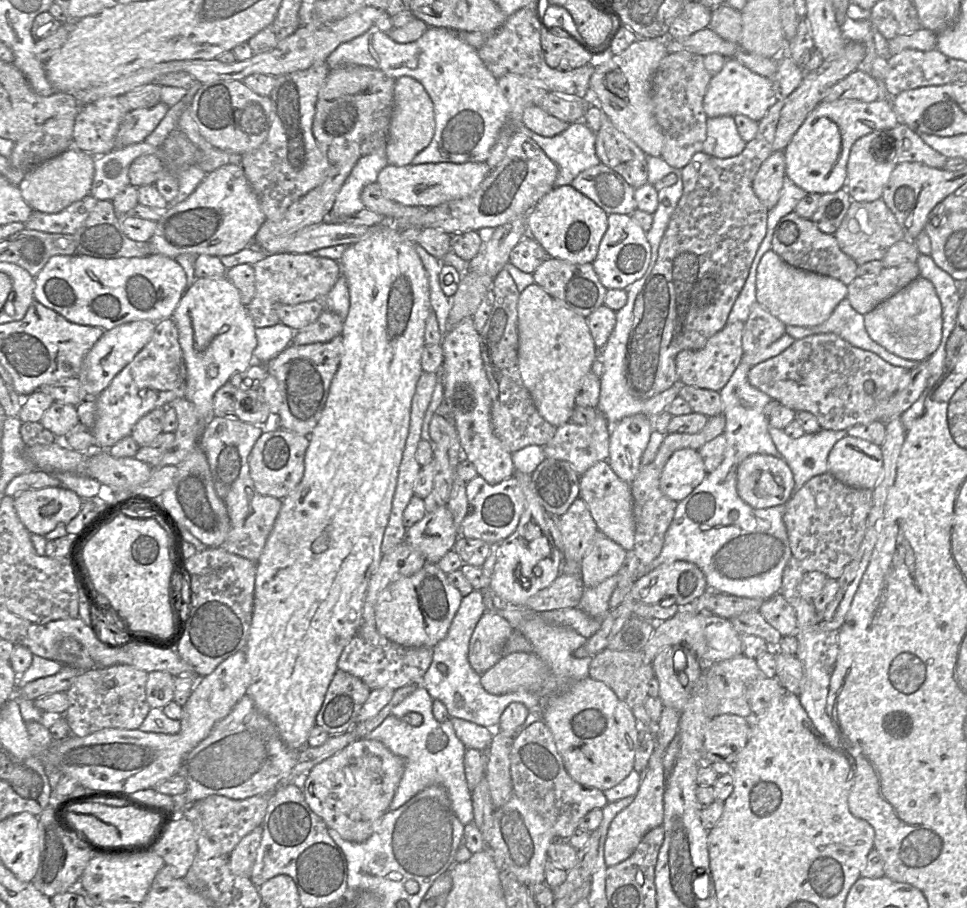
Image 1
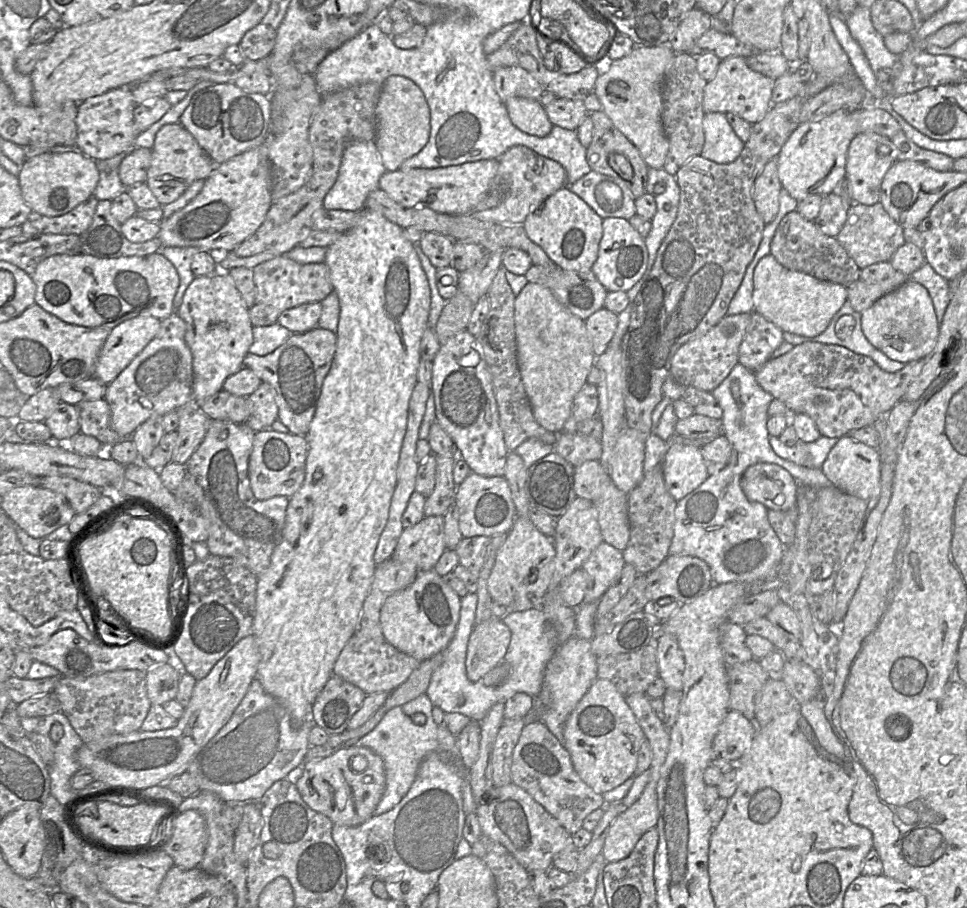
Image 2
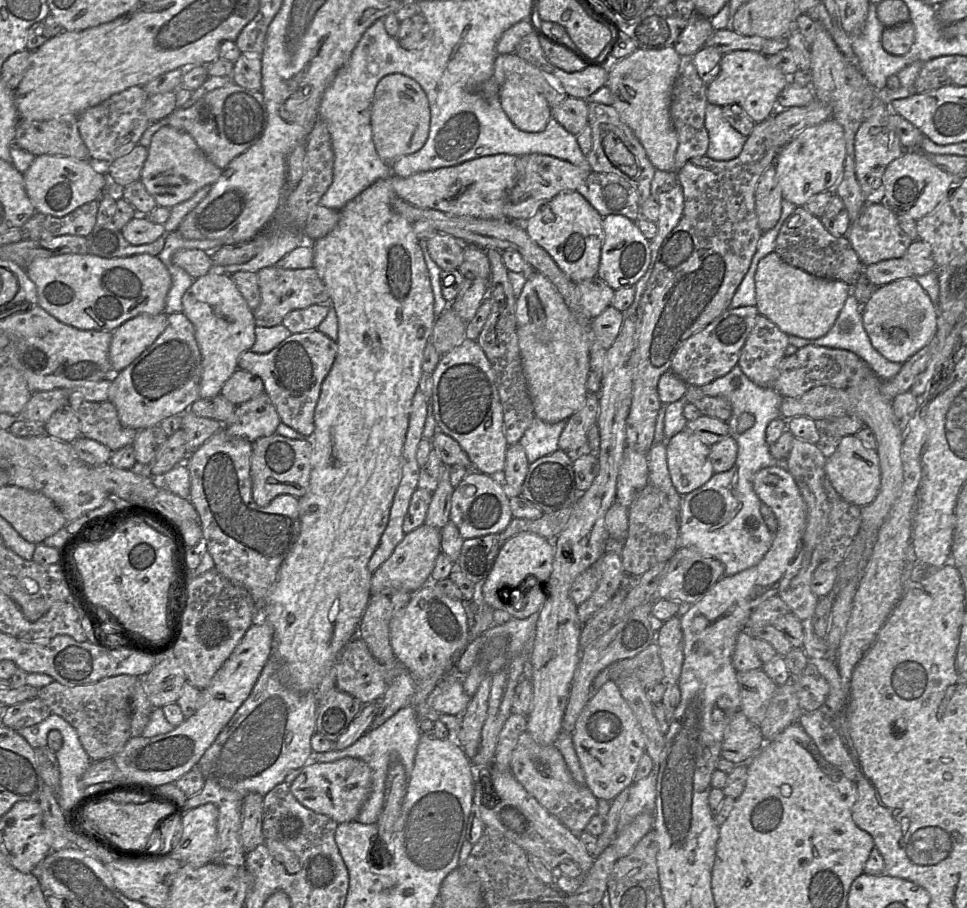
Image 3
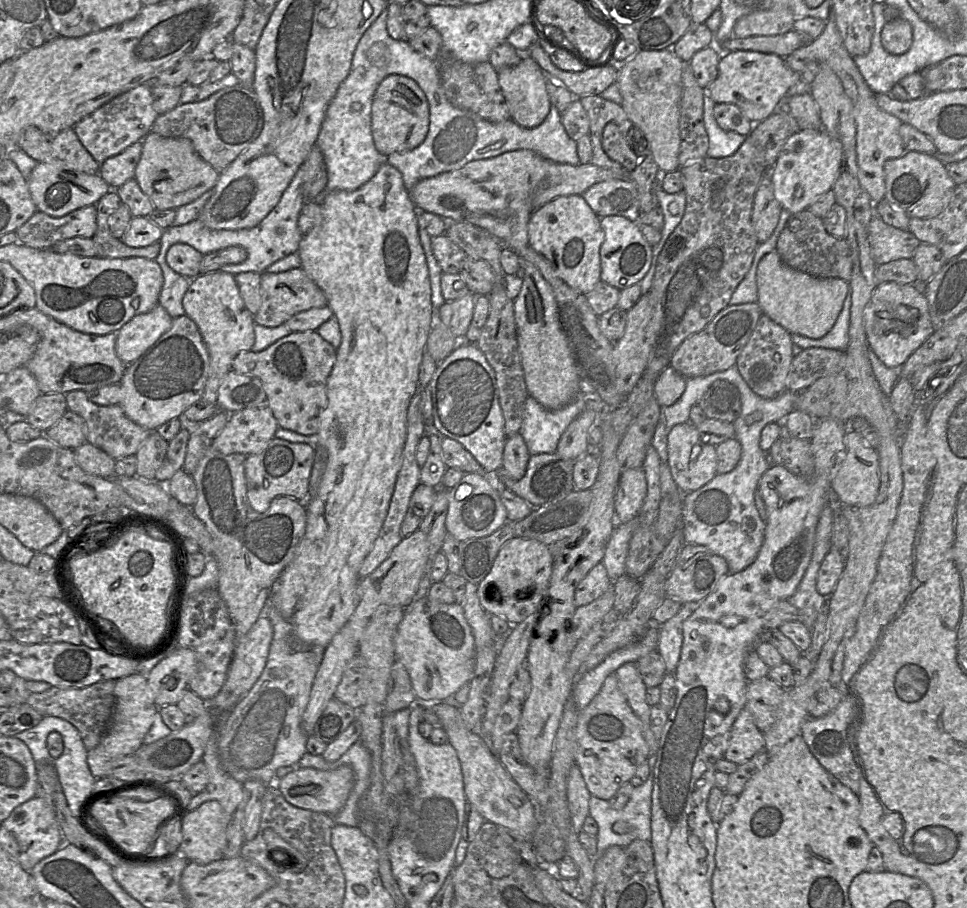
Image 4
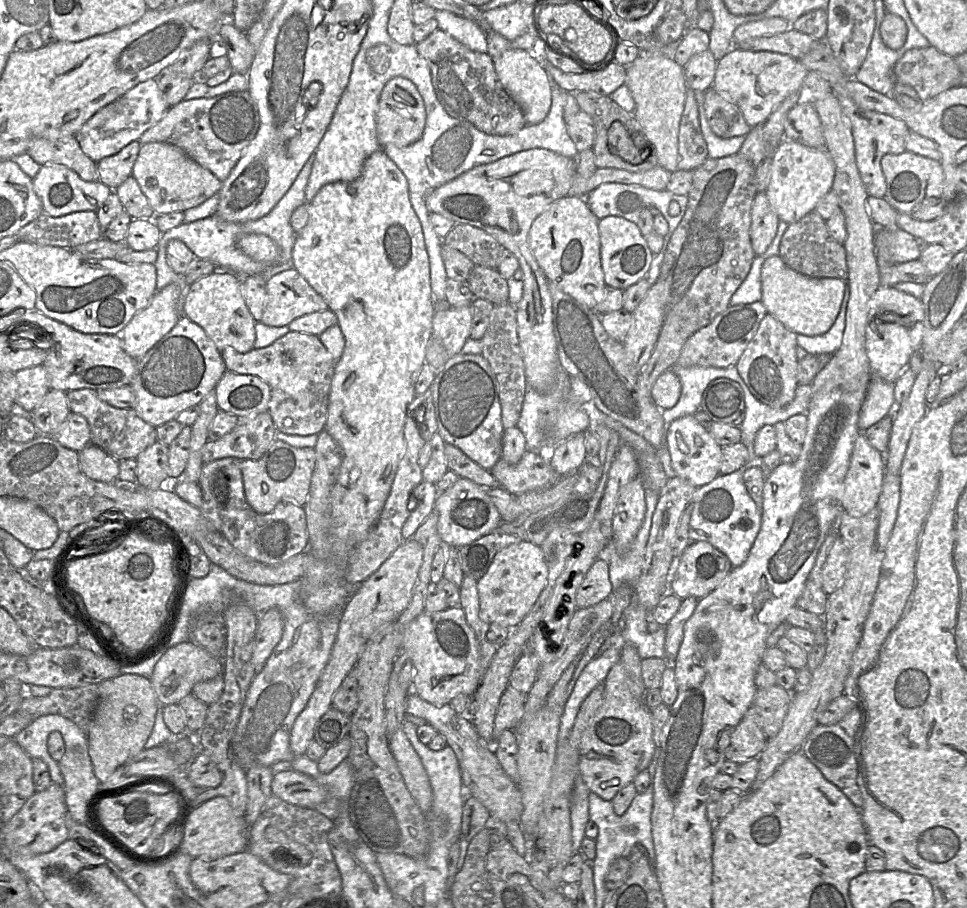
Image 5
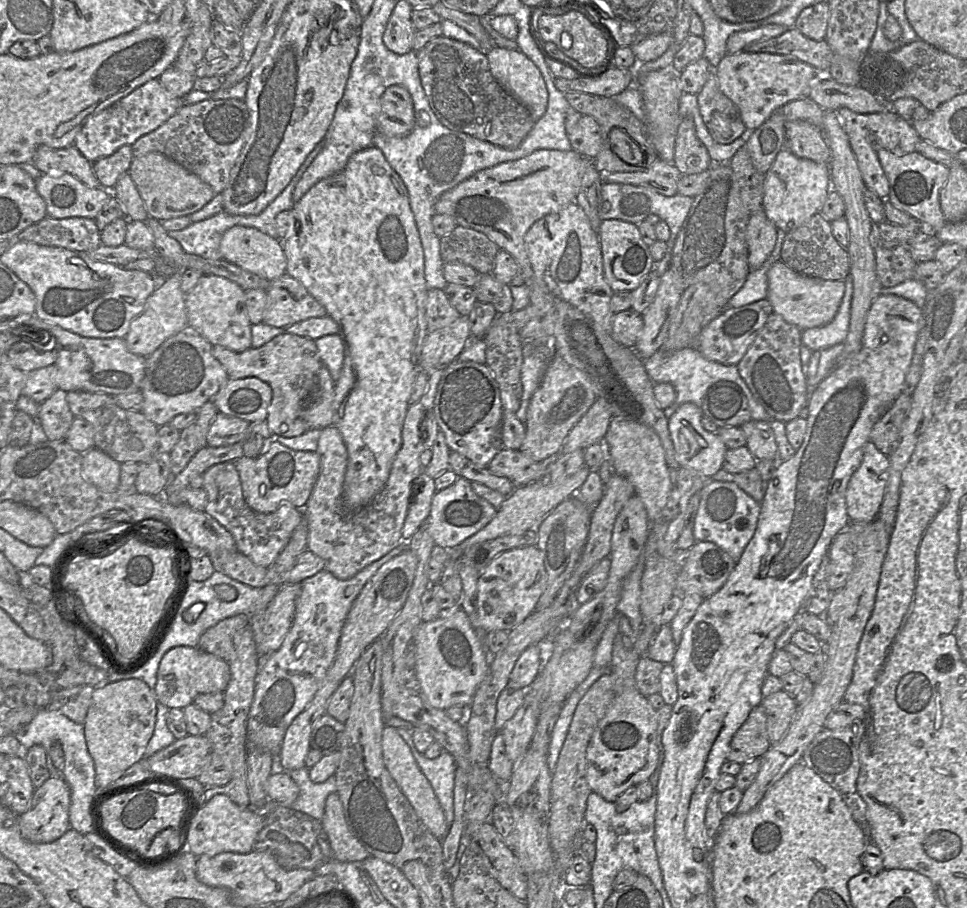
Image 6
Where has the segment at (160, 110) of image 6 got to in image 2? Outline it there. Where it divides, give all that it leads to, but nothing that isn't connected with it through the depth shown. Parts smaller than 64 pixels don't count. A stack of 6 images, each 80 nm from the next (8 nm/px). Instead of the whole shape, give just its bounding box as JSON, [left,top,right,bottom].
[76,87,138,161]

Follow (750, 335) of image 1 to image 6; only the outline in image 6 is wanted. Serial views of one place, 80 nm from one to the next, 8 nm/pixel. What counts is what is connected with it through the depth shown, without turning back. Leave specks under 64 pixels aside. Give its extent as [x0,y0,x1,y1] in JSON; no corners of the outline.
[737,312,808,423]

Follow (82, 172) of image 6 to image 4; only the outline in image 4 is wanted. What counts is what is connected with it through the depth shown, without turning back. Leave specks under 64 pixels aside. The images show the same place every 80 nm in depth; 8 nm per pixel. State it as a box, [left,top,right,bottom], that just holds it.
[18,126,100,174]

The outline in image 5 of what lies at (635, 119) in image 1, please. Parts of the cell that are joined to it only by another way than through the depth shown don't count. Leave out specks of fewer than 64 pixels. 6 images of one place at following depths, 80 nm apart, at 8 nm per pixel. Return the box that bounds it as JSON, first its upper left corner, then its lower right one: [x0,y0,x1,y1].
[624,51,688,173]

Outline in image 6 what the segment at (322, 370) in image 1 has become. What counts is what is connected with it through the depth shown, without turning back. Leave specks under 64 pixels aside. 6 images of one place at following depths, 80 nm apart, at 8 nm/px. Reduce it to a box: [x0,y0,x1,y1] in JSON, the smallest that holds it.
[212,331,324,437]

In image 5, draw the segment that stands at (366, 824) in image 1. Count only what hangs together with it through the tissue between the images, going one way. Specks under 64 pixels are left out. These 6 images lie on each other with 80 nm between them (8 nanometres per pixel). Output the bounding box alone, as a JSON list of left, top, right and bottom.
[272,770,328,809]

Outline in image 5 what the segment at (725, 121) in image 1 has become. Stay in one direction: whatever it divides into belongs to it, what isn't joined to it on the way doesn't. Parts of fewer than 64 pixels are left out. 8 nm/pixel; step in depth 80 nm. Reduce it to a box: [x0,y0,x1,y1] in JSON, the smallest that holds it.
[695,91,746,158]

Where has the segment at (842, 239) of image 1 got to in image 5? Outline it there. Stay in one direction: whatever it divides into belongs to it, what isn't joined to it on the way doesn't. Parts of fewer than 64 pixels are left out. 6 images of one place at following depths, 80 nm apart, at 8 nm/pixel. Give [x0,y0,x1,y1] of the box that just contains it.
[874,228,929,264]

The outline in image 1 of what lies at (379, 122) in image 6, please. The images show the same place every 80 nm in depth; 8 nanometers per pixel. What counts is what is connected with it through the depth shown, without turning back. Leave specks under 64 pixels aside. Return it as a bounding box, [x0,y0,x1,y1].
[385,76,435,166]

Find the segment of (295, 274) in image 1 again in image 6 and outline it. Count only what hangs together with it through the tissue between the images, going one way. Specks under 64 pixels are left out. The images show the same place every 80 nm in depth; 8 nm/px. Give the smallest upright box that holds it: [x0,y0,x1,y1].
[263,273,327,328]

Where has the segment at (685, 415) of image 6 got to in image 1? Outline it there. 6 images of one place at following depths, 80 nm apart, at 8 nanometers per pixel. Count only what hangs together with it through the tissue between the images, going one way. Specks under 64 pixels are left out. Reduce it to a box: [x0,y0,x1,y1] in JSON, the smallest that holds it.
[660,448,707,502]

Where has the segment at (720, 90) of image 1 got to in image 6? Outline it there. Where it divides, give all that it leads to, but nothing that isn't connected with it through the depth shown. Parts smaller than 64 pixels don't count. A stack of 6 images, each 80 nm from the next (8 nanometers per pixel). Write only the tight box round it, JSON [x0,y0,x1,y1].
[715,50,822,131]

